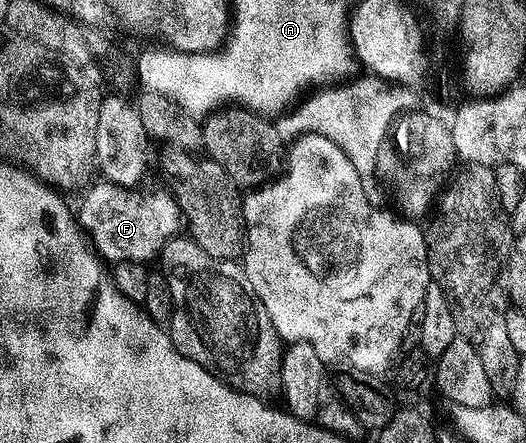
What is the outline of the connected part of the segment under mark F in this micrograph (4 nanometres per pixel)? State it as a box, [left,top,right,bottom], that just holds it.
[79,182,183,264]

